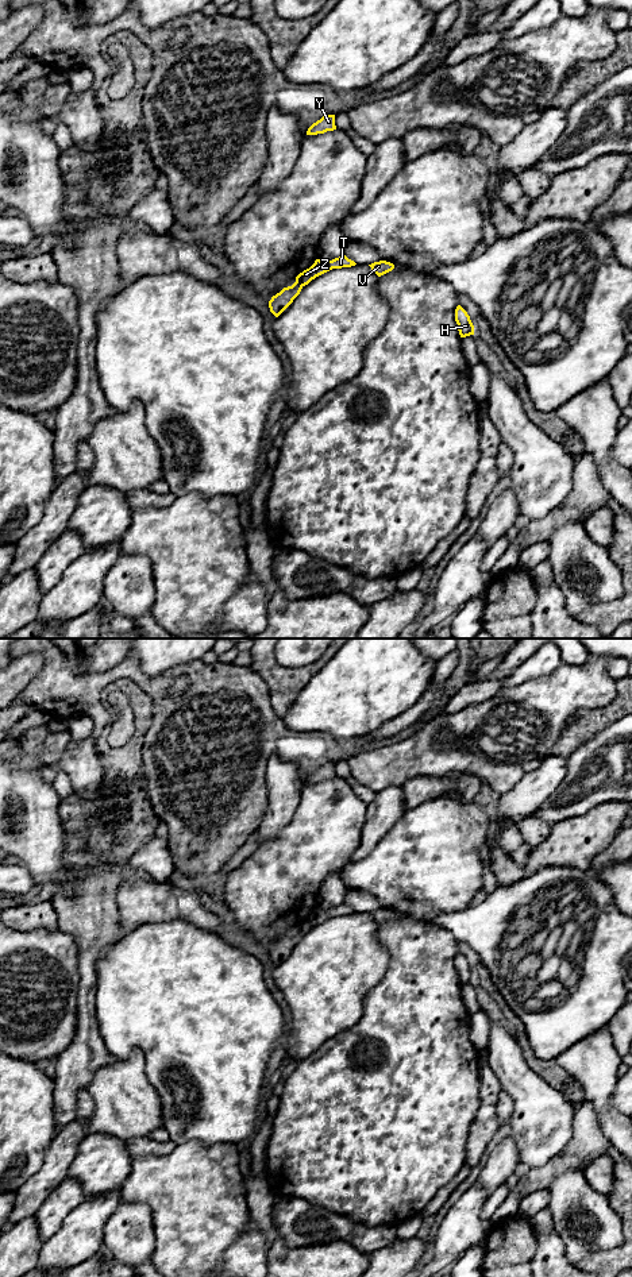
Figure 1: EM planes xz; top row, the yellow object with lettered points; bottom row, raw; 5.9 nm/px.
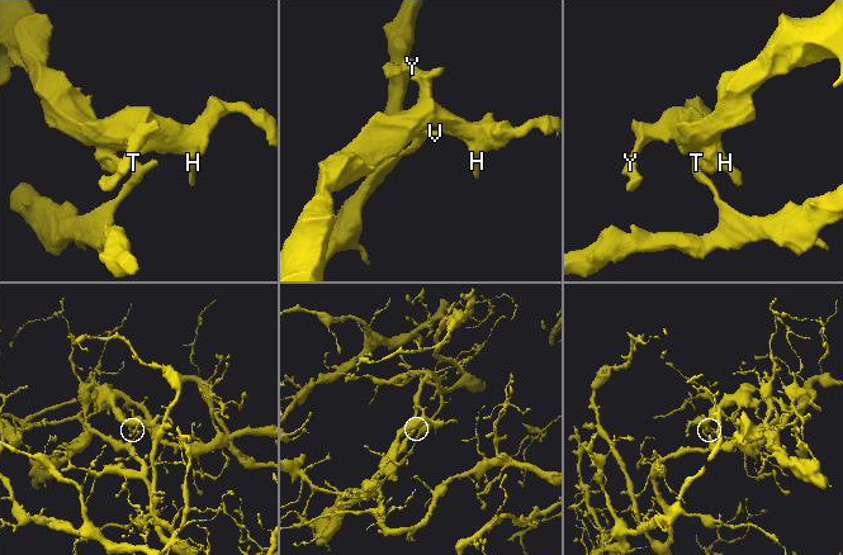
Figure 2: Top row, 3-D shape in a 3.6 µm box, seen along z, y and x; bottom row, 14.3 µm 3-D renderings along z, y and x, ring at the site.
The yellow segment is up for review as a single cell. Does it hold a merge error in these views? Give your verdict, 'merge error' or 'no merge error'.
merge error

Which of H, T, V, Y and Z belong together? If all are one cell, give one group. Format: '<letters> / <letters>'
H Y / T V Z

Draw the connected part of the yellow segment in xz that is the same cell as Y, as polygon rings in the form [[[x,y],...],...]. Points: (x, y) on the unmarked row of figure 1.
[[[325,763],[308,776],[307,783],[317,783],[334,778],[336,778],[335,763]]]

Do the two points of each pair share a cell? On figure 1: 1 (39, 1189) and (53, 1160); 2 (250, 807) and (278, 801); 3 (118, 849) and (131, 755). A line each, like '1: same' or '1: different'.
1: same
2: different
3: same

